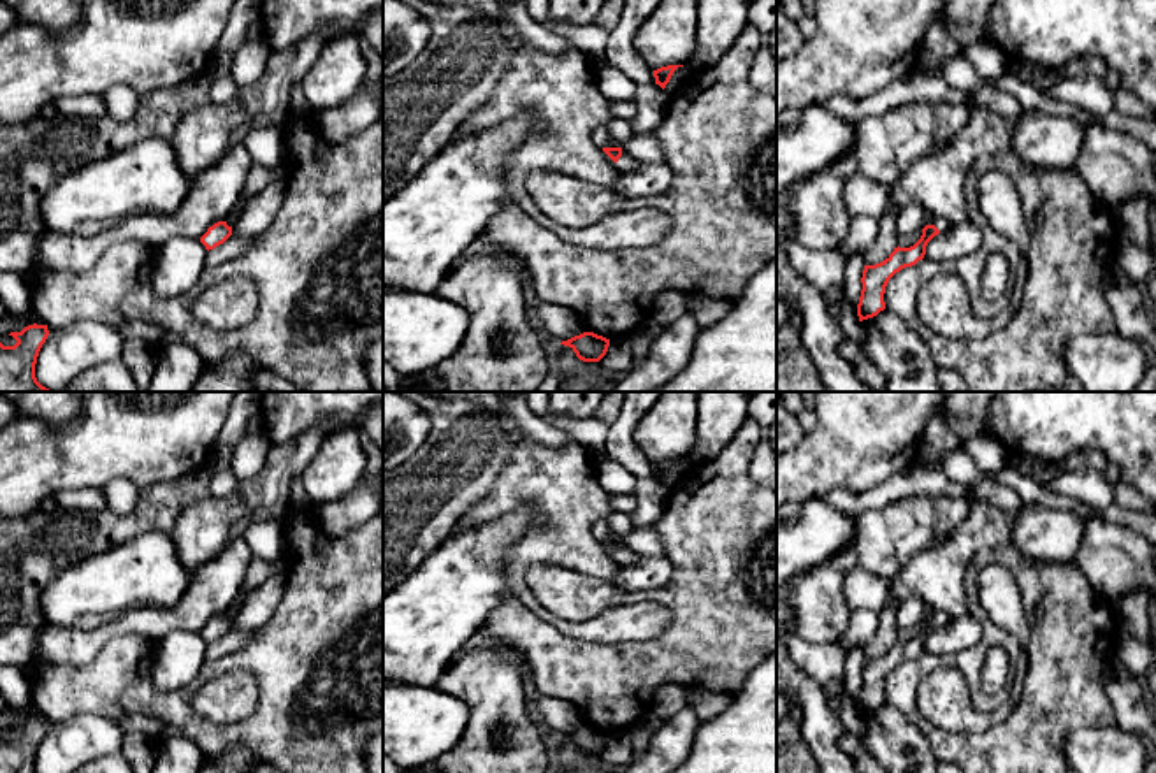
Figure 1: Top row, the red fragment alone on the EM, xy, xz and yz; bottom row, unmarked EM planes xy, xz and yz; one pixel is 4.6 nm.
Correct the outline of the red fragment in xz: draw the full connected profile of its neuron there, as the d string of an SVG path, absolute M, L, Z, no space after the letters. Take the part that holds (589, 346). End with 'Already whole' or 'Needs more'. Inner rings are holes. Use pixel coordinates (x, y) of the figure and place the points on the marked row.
M583 332L560 344L569 346L583 362L599 362L608 351L610 339L594 332Z. Already whole

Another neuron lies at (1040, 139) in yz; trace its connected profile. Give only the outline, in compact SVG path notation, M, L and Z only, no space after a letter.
M1026 109L1012 123L1012 151L1024 163L1045 169L1072 169L1075 165L1087 130L1082 121Z

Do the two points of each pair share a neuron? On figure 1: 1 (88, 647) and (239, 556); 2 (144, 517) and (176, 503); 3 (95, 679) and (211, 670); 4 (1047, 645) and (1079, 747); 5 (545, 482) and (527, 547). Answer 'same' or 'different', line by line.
1: same
2: same
3: same
4: different
5: same

